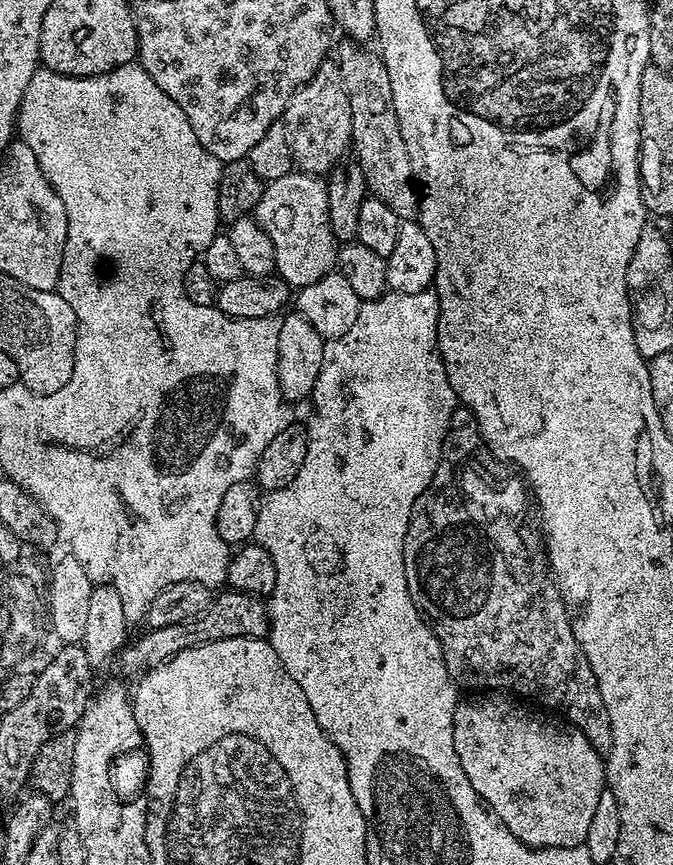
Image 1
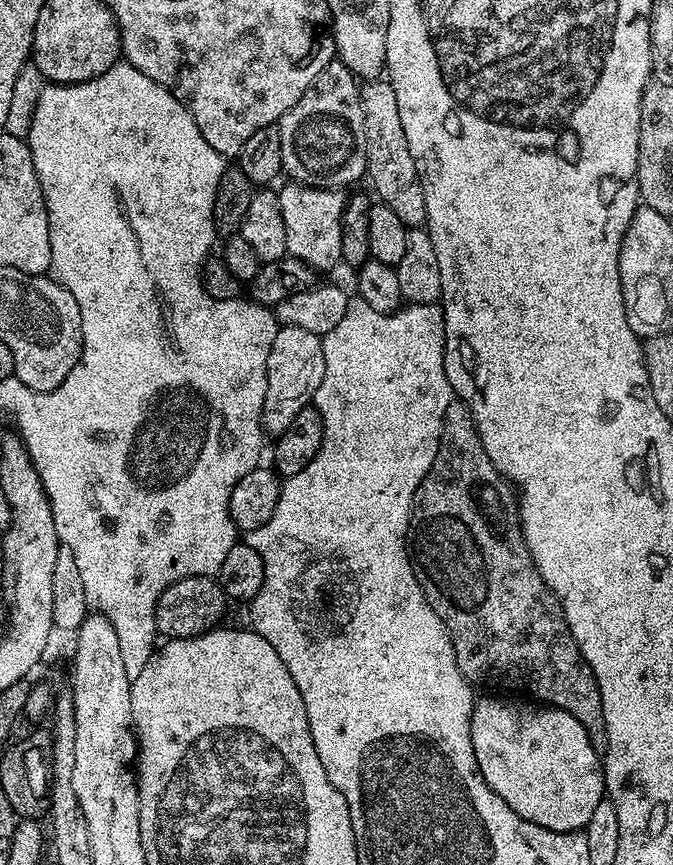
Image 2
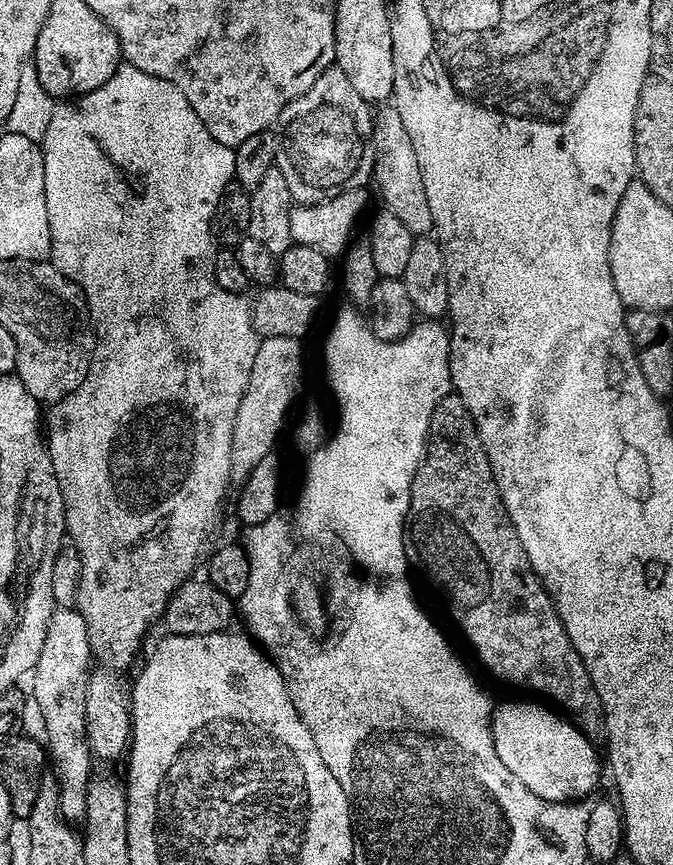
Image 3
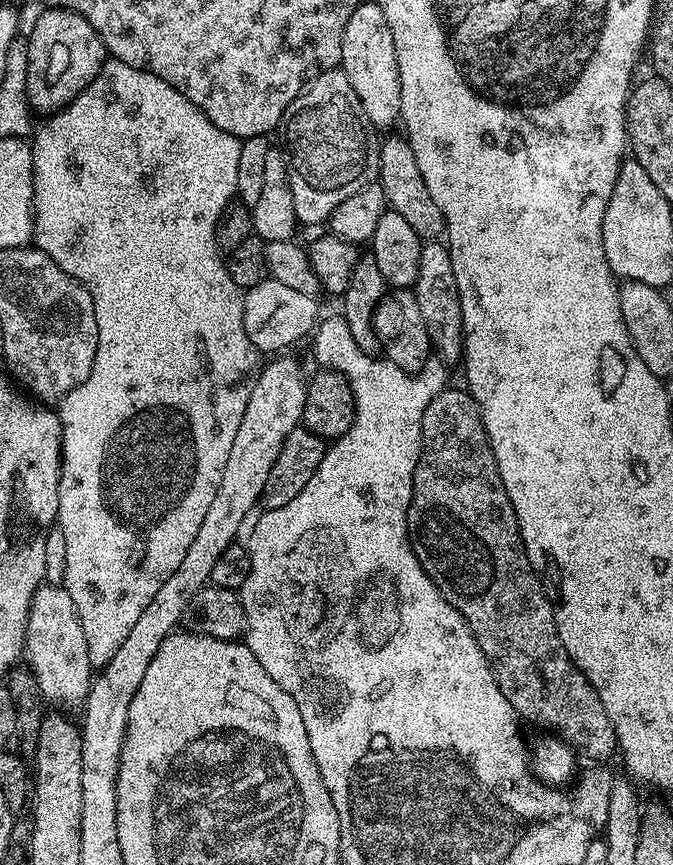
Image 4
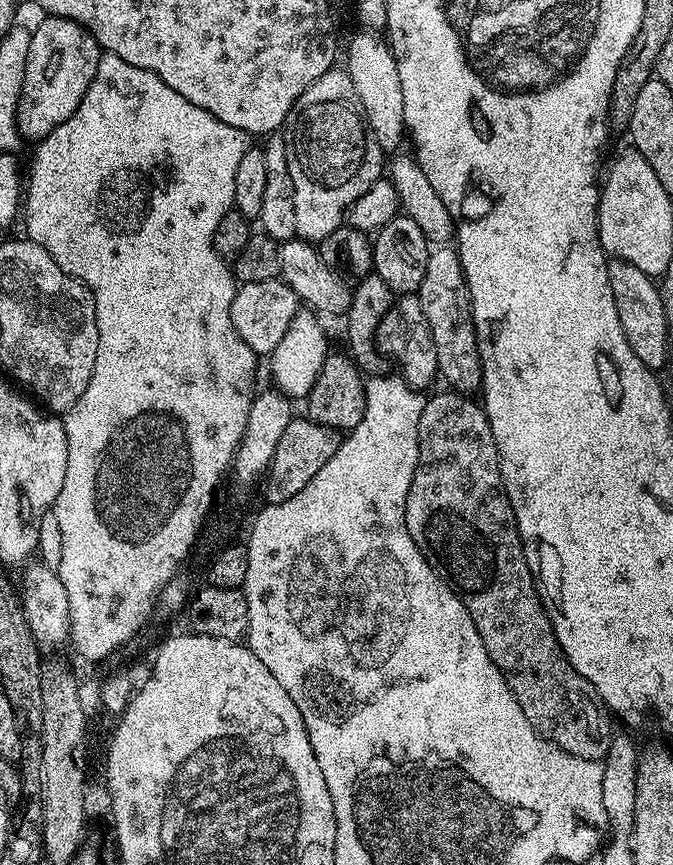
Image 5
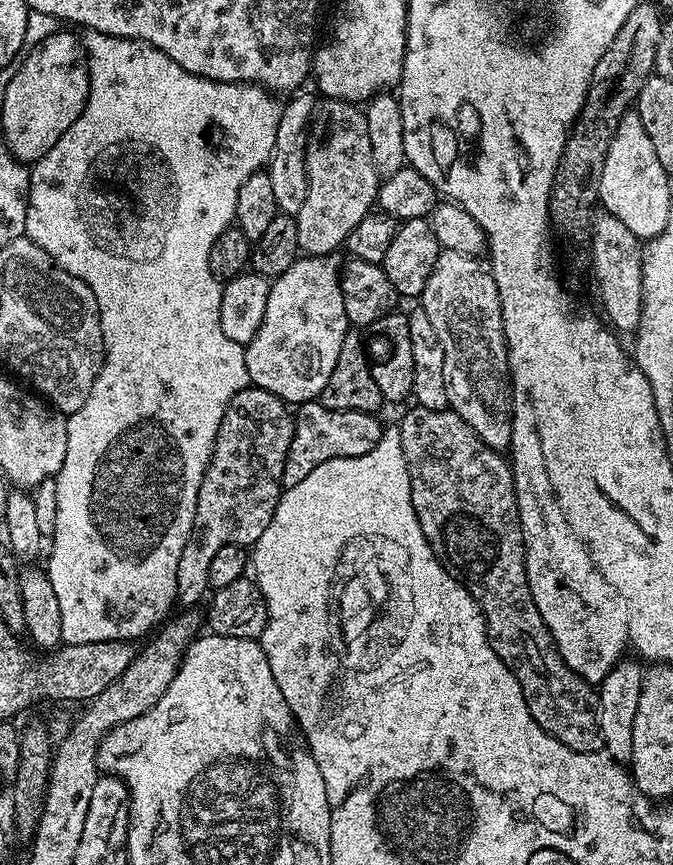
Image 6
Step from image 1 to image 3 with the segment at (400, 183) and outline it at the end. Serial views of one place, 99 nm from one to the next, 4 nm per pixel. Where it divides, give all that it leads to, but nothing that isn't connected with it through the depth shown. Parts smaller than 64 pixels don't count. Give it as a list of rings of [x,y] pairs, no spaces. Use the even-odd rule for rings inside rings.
[[[384,106],[381,112],[375,113],[372,122],[372,149],[374,150],[374,166],[372,174],[374,185],[384,199],[383,207],[390,214],[395,214],[406,225],[406,230],[412,232],[413,237],[424,238],[433,231],[430,206],[426,202],[426,186],[422,186],[422,170],[418,166],[418,154],[414,154],[414,142],[410,142],[410,133],[406,130],[406,122],[402,122],[402,114],[394,106]]]

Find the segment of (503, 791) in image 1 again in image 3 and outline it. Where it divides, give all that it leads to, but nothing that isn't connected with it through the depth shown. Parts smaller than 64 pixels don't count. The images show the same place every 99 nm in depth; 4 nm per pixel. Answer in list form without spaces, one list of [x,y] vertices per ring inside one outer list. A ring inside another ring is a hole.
[[[532,698],[508,700],[505,704],[497,703],[492,714],[492,737],[498,762],[502,764],[509,777],[519,787],[525,788],[532,796],[548,806],[568,806],[571,800],[580,800],[596,788],[602,772],[602,756],[596,753],[593,741],[580,733],[579,728],[561,714],[555,707]]]

